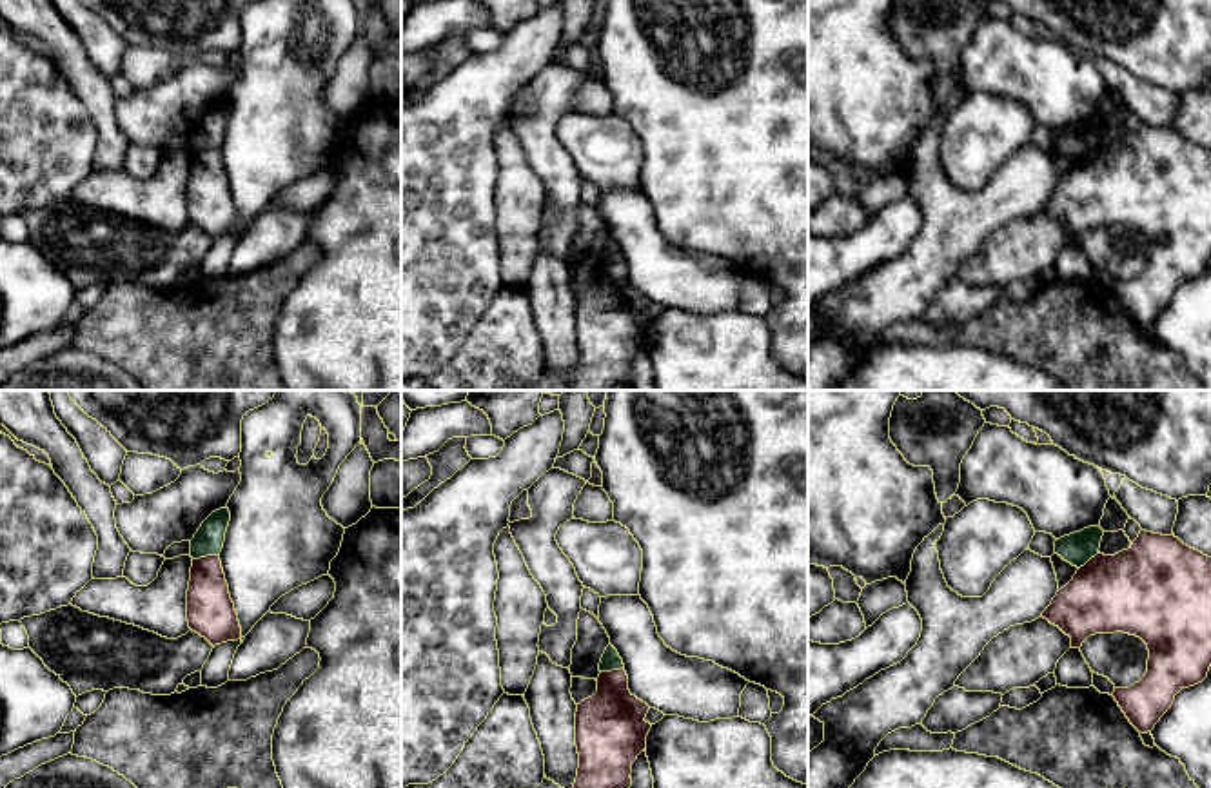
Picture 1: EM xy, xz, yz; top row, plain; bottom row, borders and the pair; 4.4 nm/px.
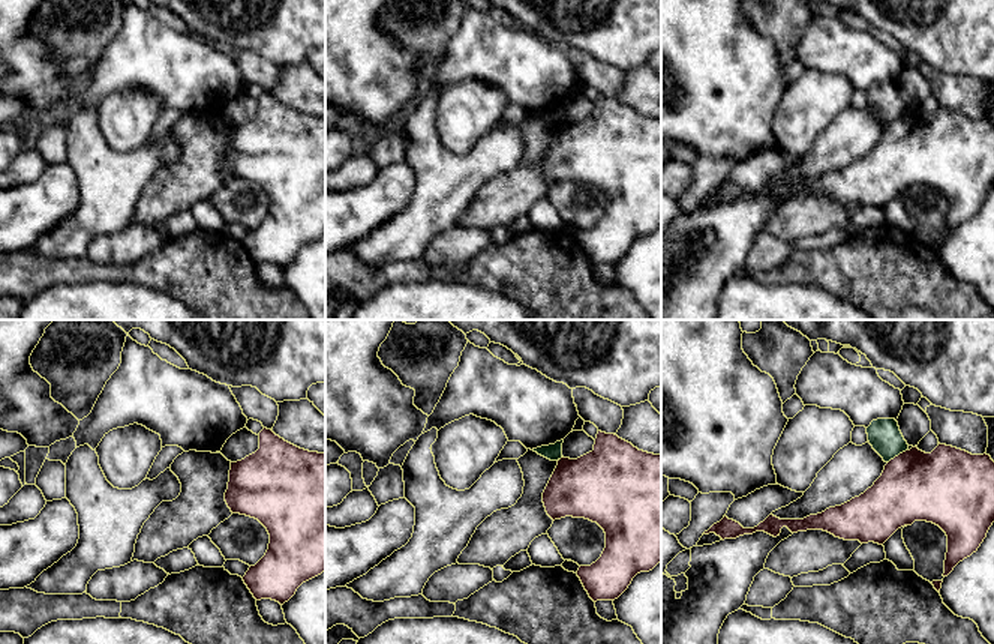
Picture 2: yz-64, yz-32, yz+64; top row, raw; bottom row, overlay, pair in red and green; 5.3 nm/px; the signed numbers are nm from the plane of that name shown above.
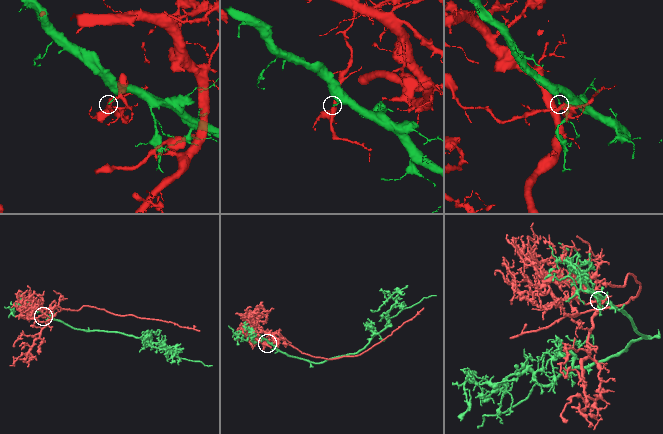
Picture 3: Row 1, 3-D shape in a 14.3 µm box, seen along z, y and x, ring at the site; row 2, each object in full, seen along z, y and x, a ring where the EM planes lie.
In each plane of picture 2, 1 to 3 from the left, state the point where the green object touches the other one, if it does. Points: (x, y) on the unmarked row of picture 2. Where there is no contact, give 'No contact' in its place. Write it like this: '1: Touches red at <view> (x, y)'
1: No contact
2: Touches red at yz-32 (561, 122)
3: Touches red at yz+64 (898, 119)

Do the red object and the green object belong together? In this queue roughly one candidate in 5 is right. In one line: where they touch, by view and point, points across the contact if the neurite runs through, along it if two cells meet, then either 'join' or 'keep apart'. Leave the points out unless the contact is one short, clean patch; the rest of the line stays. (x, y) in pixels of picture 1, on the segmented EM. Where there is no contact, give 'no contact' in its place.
contact xy (207, 556); border xy (218, 554), (193, 560); keep apart

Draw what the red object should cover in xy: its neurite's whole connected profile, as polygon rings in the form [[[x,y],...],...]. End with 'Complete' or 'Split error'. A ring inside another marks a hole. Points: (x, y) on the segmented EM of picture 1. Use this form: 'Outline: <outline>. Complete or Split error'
Outline: [[[220,556],[192,559],[187,590],[189,628],[205,637],[212,646],[227,641],[241,641],[241,626]]]. Complete

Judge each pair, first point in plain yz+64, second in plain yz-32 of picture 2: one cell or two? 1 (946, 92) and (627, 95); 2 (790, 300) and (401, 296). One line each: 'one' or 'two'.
1: two
2: one

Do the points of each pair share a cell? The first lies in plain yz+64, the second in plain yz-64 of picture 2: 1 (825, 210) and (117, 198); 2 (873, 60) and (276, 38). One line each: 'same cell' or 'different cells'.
1: different cells
2: different cells

